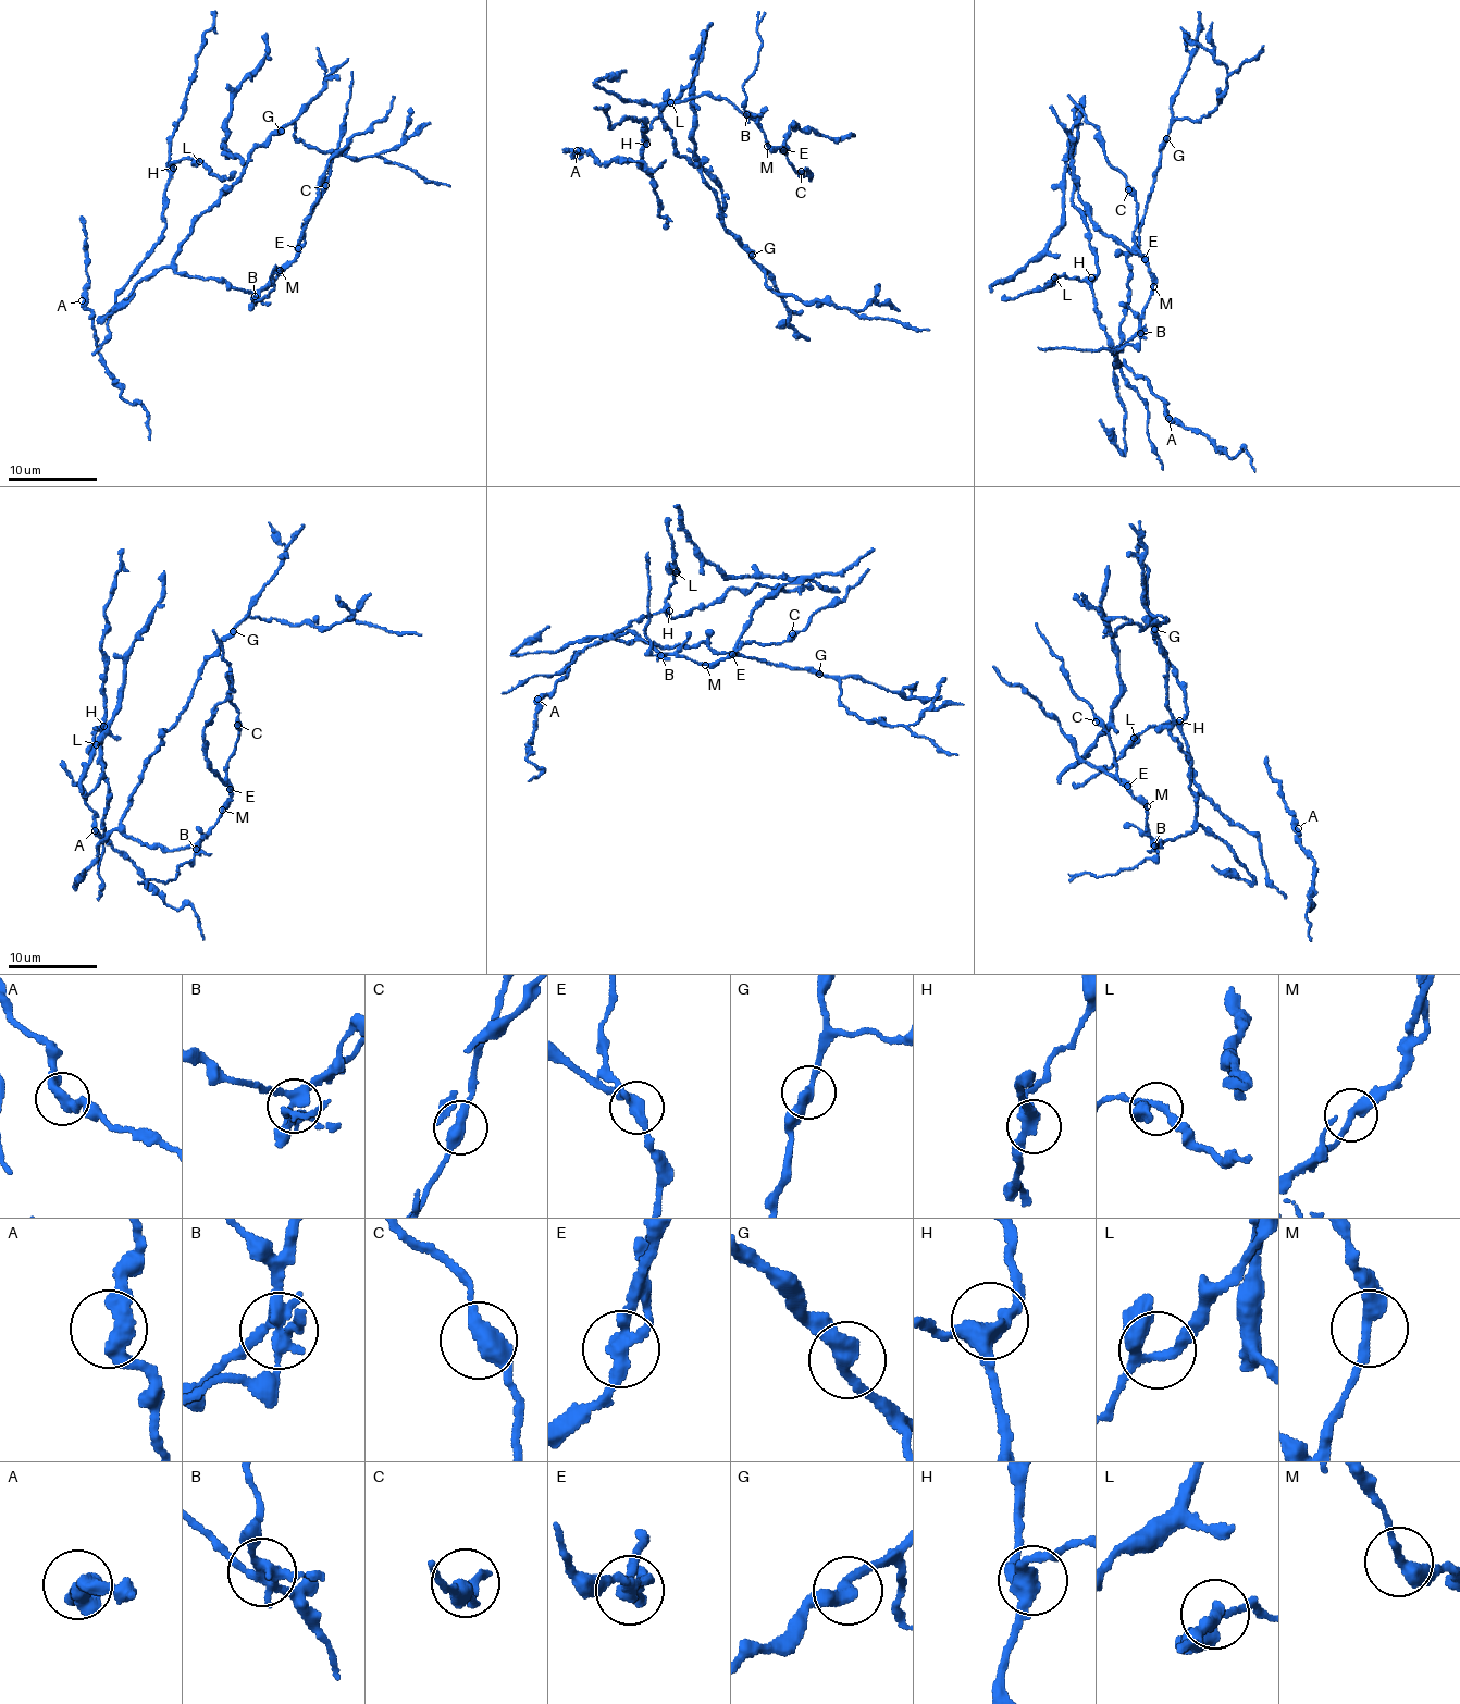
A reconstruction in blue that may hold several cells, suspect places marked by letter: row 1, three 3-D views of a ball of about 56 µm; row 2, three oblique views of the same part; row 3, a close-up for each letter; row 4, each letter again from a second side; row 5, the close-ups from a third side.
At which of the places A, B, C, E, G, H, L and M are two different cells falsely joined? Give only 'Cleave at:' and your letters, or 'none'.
Cleave at: B, E

